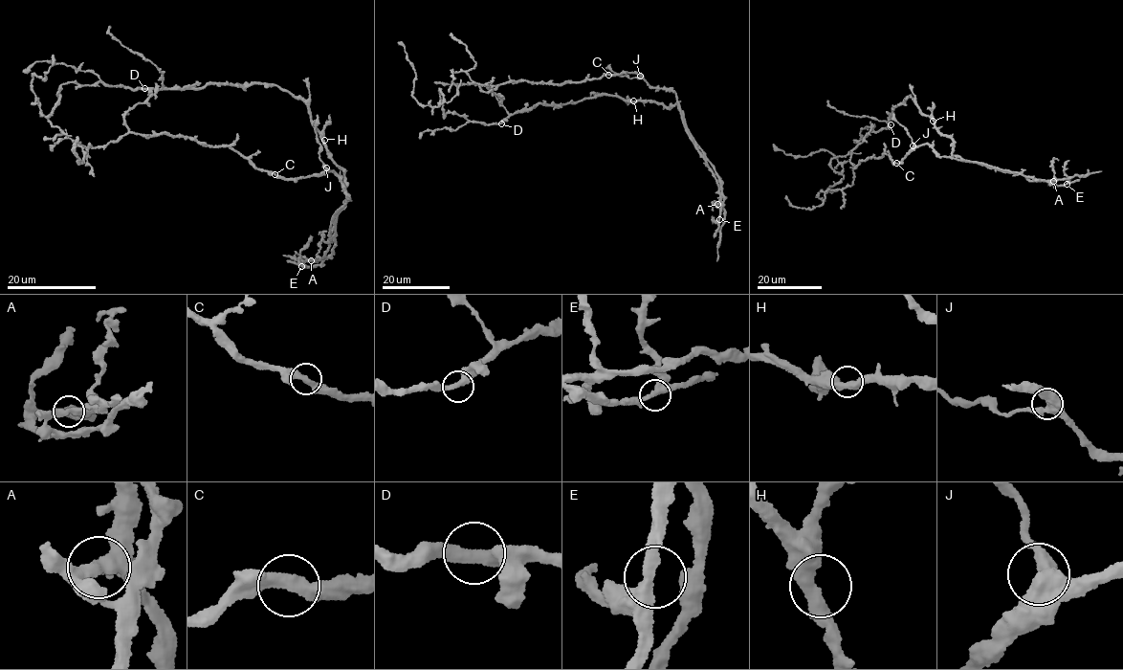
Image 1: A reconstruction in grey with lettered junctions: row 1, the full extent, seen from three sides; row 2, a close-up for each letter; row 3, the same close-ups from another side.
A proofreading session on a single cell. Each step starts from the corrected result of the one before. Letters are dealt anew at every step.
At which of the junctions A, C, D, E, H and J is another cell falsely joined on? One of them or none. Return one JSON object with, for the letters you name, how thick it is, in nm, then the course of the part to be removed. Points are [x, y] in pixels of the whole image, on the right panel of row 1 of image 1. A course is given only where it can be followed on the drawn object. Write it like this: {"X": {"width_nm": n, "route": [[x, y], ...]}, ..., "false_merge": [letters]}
{"A": {"width_nm": 380, "route": [[1053, 182], [926, 144], [897, 164], [885, 153], [858, 163], [852, 183], [811, 209], [785, 195]]}, "false_merge": ["A"]}

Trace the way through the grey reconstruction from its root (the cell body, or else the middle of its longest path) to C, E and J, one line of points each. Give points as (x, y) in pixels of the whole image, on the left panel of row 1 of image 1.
C: (322, 140), (324, 147), (342, 168), (345, 193), (347, 200), (350, 199), (335, 171), (293, 179), (275, 174)
E: (322, 140), (342, 168), (348, 198), (328, 229), (334, 242), (331, 254), (321, 263), (301, 266)
J: (322, 140), (324, 147), (342, 168), (345, 193), (347, 200), (350, 199), (335, 171), (326, 167)

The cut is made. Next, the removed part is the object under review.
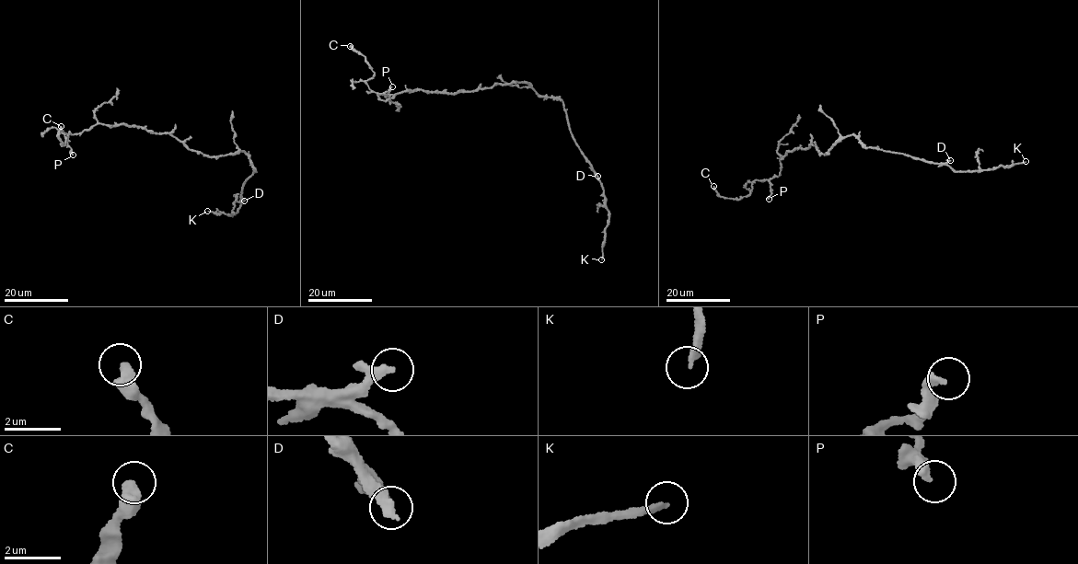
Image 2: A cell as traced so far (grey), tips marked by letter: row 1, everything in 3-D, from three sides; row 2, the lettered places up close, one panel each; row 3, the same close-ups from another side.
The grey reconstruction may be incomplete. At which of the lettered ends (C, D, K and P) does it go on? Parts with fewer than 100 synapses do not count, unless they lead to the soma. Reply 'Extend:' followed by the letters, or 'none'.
Extend: K

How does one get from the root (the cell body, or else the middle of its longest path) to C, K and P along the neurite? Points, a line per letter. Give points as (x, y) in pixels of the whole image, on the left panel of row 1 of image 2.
C: (213, 156), (187, 148), (168, 133), (118, 124), (97, 123), (75, 134), (63, 131), (62, 145), (61, 126)
K: (213, 156), (244, 151), (255, 170), (242, 184), (240, 206), (237, 212), (228, 216), (207, 211)
P: (213, 156), (187, 148), (168, 133), (123, 124), (97, 123), (77, 133), (69, 133), (67, 145), (73, 155)

